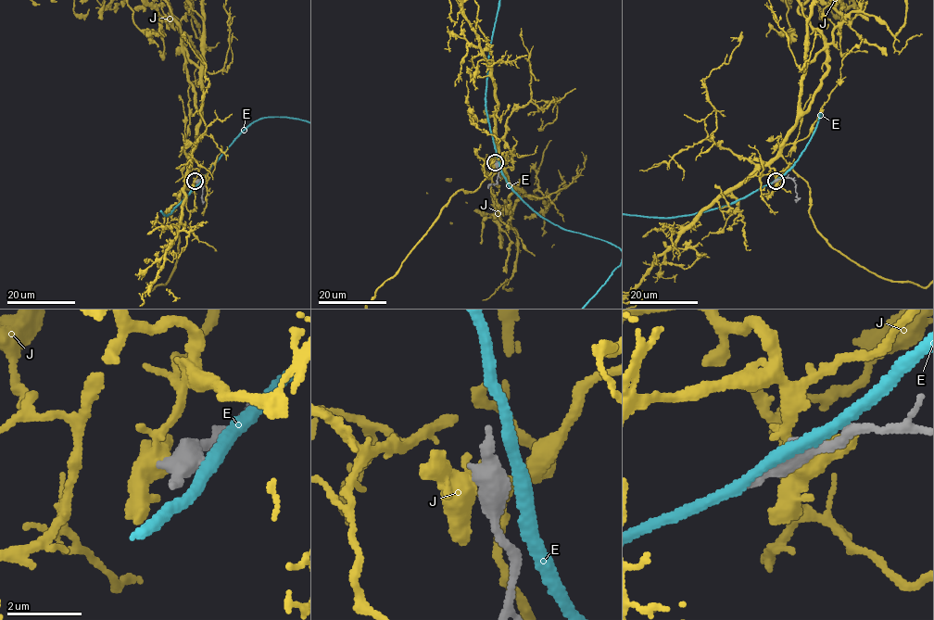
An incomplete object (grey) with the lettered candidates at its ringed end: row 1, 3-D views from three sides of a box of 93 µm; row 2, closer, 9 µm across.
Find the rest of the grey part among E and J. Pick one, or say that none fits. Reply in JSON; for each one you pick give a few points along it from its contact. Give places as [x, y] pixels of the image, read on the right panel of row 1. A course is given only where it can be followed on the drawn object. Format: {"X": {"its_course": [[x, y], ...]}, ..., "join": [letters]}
{"join": []}

